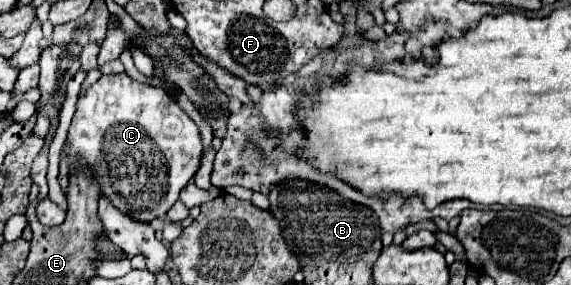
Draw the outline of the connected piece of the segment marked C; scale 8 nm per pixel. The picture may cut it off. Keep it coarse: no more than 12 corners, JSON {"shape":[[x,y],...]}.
{"shape":[[101,76],[69,174],[149,224],[195,176],[199,128],[163,88]]}

